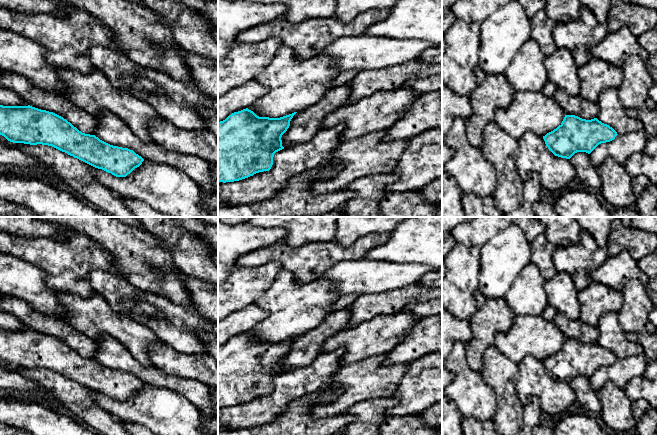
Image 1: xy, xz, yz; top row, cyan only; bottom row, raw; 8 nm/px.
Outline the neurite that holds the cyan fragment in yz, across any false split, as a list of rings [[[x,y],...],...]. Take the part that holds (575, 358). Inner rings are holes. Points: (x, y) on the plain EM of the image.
[[[565,339],[562,347],[543,363],[555,380],[570,383],[577,376],[590,378],[599,368],[610,366],[617,359],[612,351],[597,342],[586,344]]]

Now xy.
[[[0,329],[0,359],[13,367],[52,370],[116,401],[126,401],[144,385],[133,374],[82,357],[63,341],[30,329]]]

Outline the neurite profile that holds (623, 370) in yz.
[[[635,355],[623,359],[618,358],[614,364],[599,368],[590,377],[590,383],[596,392],[598,392],[608,381],[624,389],[632,378],[644,375],[645,370],[645,355]]]

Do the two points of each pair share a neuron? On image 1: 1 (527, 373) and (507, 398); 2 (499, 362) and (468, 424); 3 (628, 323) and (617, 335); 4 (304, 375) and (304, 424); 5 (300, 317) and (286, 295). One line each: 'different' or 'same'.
1: different
2: different
3: different
4: different
5: same

